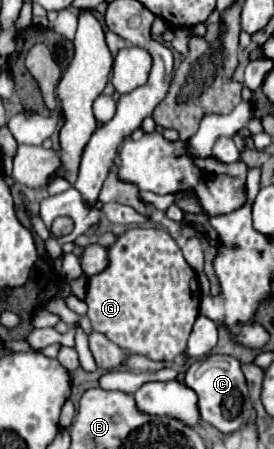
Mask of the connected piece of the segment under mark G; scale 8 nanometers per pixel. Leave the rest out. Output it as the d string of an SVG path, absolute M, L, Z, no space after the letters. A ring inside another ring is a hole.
M128 228L126 232L116 236L116 242L108 248L108 266L98 274L98 276L90 276L88 278L88 286L86 286L86 304L88 304L88 318L92 324L92 330L104 334L108 340L112 340L116 346L120 346L122 350L128 350L132 354L142 354L148 356L152 360L174 360L180 352L186 350L186 340L190 336L192 324L198 318L198 304L200 304L200 284L198 284L198 276L196 272L188 266L188 262L182 256L180 246L176 244L176 240L162 228Z

